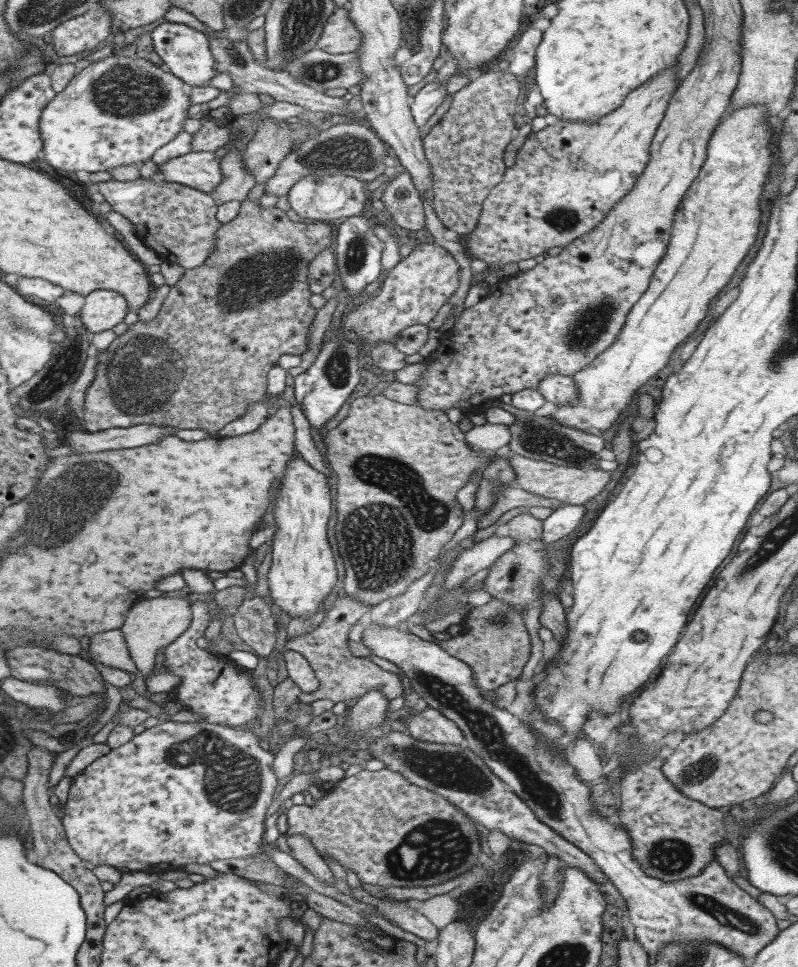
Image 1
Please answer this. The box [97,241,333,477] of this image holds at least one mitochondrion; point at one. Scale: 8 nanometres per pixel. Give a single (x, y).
(258, 278)

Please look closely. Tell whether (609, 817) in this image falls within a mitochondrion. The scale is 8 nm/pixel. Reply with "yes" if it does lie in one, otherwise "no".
no

